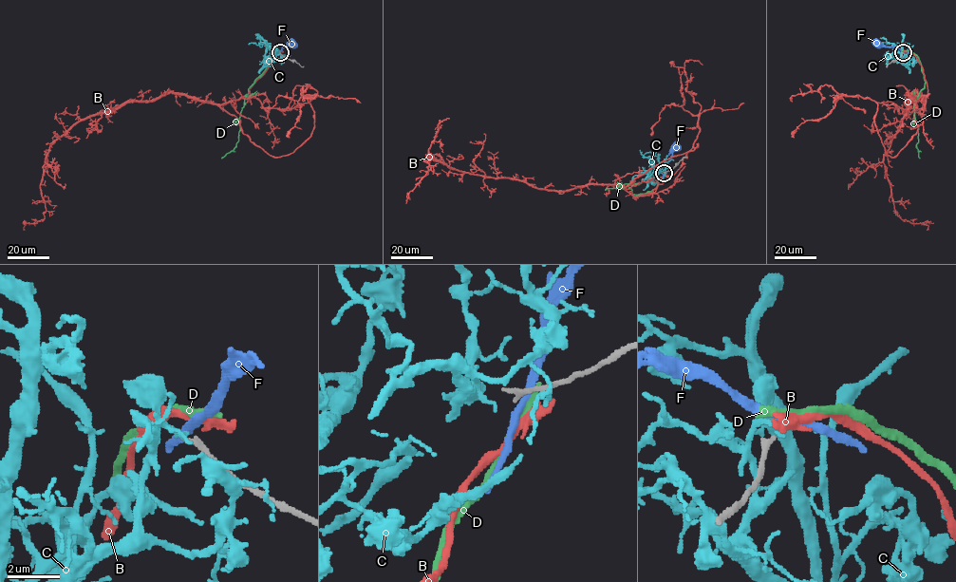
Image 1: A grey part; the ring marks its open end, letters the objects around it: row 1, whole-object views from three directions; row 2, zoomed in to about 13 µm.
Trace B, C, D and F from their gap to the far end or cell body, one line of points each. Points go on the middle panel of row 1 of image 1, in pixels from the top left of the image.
B: (664, 174), (650, 193), (633, 197), (613, 185), (548, 190), (453, 169), (429, 153), (426, 173), (405, 203)
C: (662, 173), (655, 170), (647, 176), (653, 160), (644, 156), (651, 153)
D: (664, 173), (657, 187), (645, 194), (634, 195), (626, 183), (624, 188), (619, 186), (605, 190)
F: (663, 173), (676, 148)

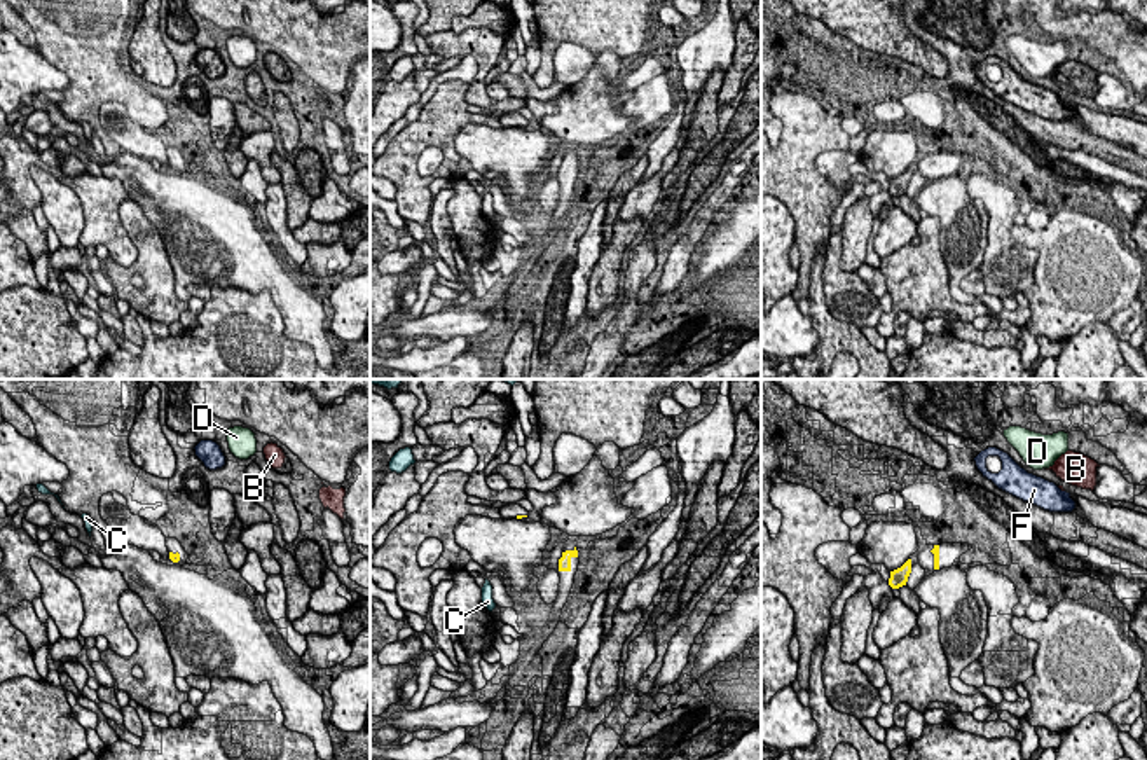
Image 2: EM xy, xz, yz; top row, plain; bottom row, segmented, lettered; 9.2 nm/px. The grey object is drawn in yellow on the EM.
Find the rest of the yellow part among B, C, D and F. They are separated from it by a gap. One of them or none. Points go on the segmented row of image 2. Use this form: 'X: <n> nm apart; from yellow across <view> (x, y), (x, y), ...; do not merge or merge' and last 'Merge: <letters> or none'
B: 1200 nm apart; from yellow across xy (178, 554), (269, 463); do not merge
C: 650 nm apart; from yellow across xz (517, 518), (486, 579); do not merge
D: 1050 nm apart; from yellow across xy (177, 552), (236, 456); do not merge
F: 750 nm apart; from yellow across yz (938, 545), (983, 476); do not merge
Merge: none

